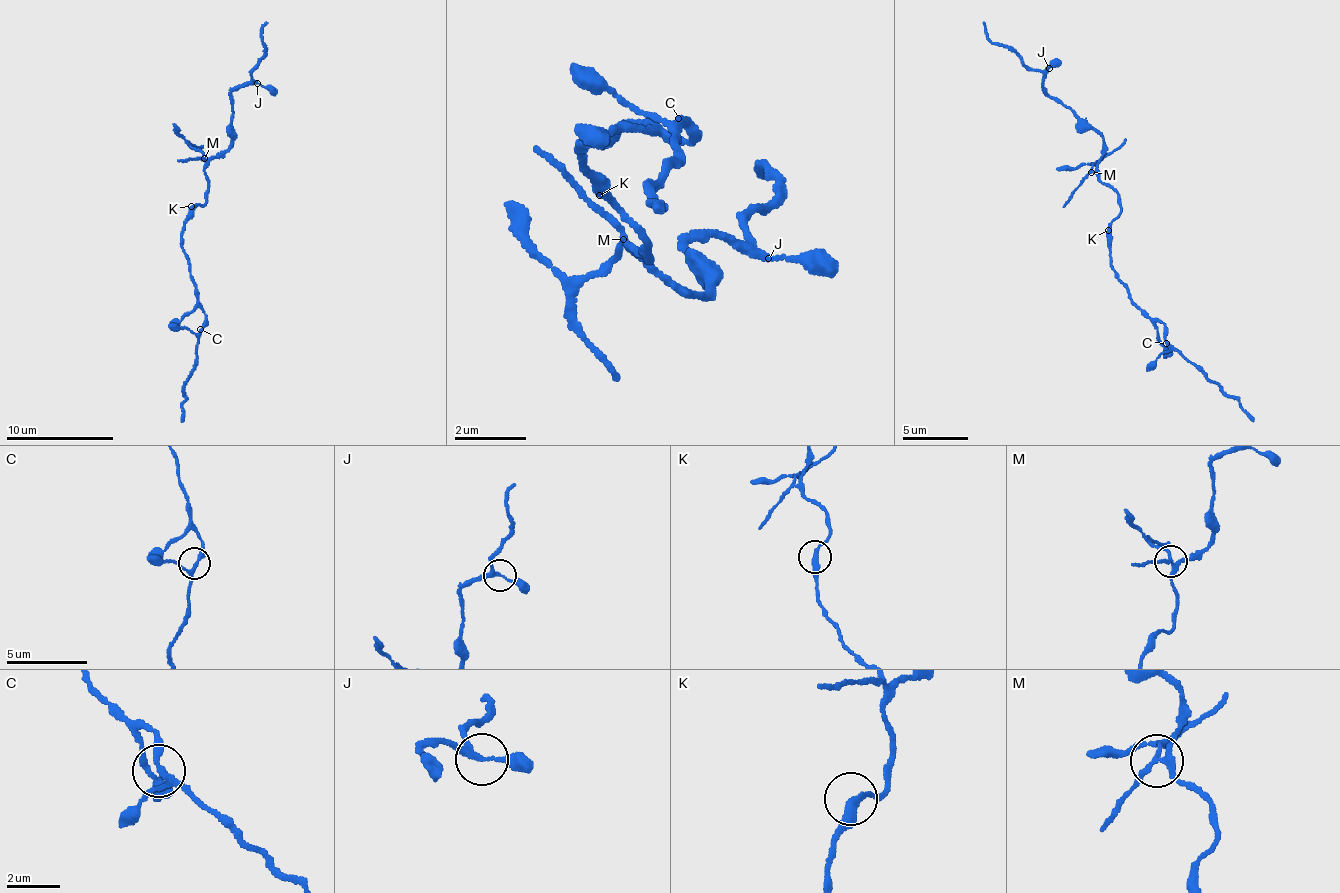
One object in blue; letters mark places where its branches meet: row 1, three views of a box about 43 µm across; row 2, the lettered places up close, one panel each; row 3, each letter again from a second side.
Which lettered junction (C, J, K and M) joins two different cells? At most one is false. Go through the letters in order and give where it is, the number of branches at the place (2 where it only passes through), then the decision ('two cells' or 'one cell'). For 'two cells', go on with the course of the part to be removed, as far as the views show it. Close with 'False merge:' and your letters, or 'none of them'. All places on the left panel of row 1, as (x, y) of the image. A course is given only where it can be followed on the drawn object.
C: (200, 329) | 3 | one cell
J: (257, 83) | 3 | one cell
K: (191, 206) | 2 | one cell
M: (204, 158) | 4 | two cells | (203, 157), (189, 148), (173, 122)
False merge: M

